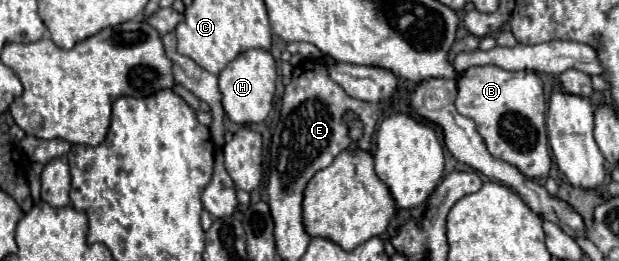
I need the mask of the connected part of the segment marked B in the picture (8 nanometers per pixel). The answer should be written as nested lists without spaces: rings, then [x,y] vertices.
[[[496,65],[470,67],[458,79],[456,109],[476,123],[492,157],[514,165],[528,179],[548,177],[552,159],[544,127],[546,103],[542,81],[534,71],[504,71]]]

